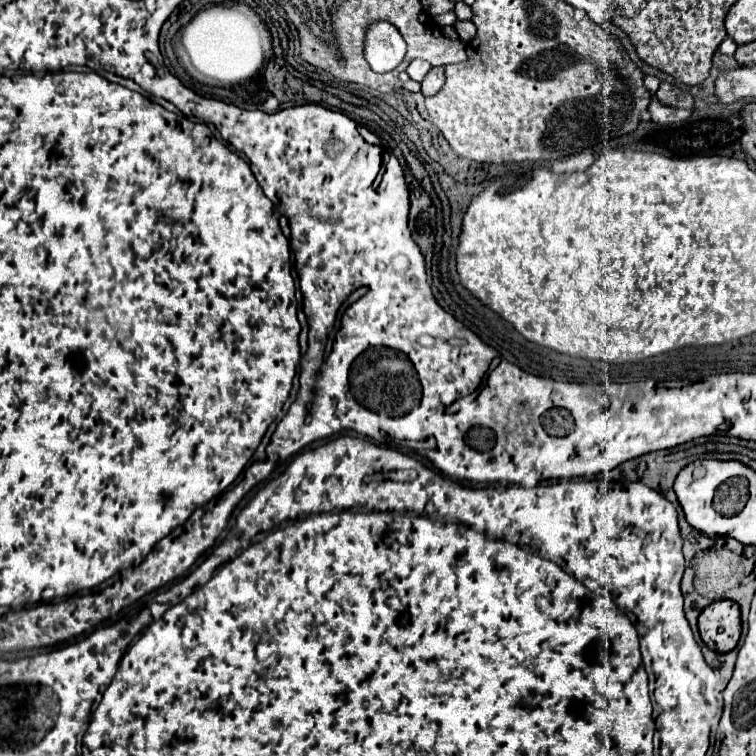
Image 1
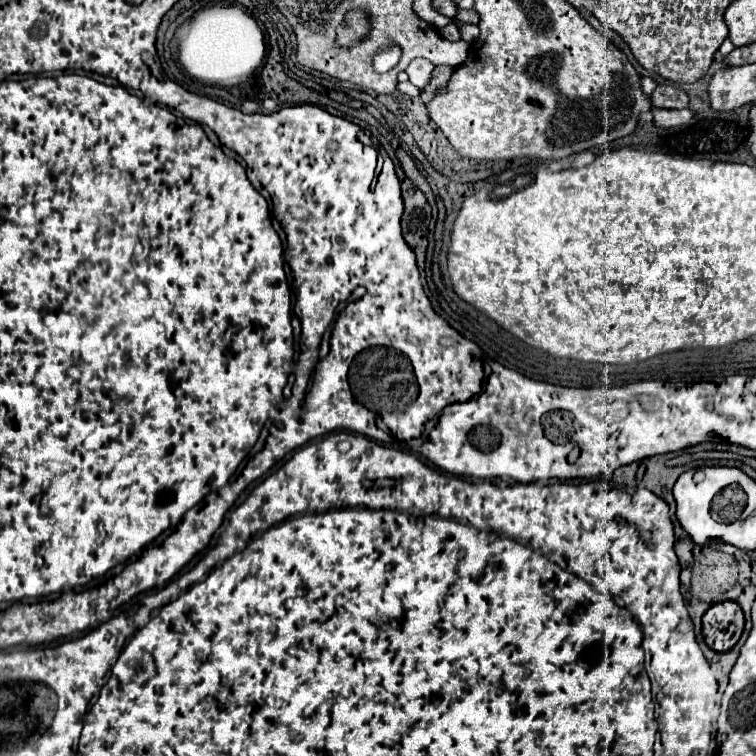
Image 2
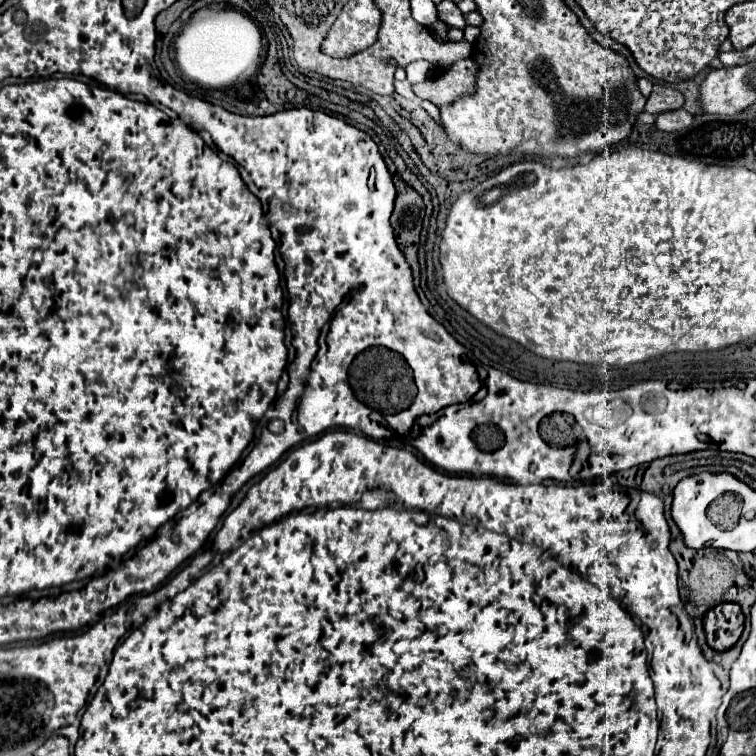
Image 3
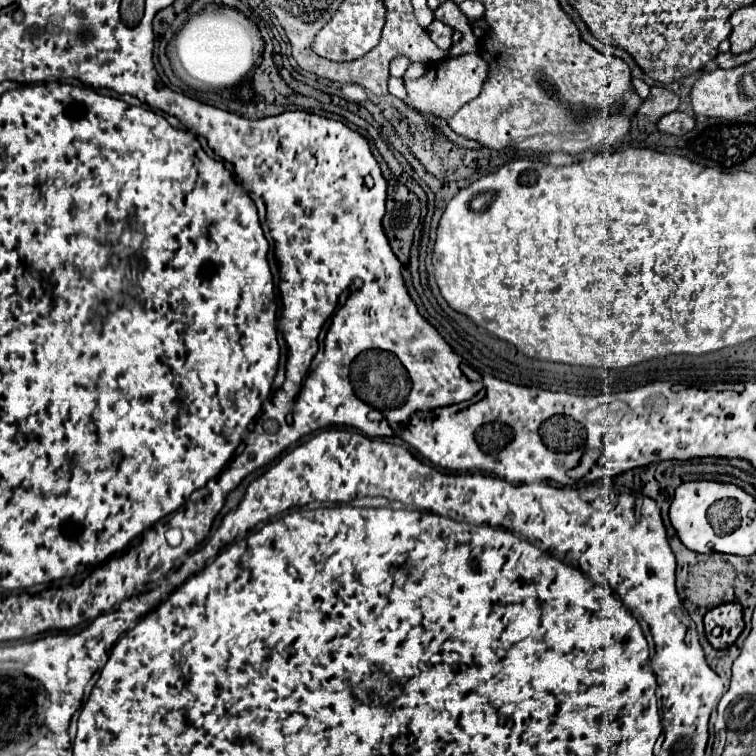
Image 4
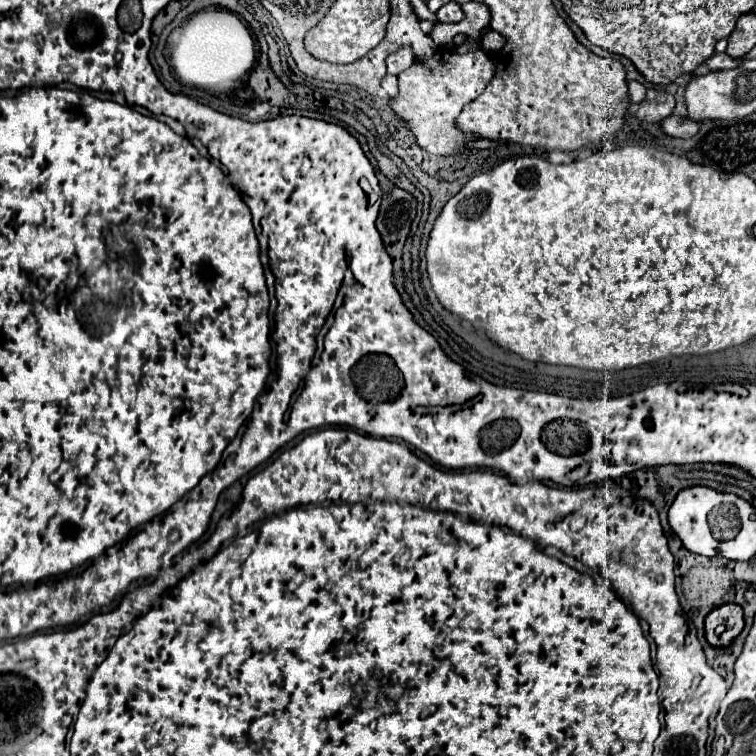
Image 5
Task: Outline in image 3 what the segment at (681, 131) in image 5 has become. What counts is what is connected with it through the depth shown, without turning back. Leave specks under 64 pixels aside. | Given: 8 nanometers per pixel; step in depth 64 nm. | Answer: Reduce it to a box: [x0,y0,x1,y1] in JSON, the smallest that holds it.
[656,108,692,132]

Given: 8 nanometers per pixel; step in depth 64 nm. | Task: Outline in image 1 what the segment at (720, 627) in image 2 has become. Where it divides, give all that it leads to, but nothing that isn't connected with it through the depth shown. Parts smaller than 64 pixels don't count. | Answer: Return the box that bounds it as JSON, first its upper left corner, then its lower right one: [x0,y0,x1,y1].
[698,600,742,652]

